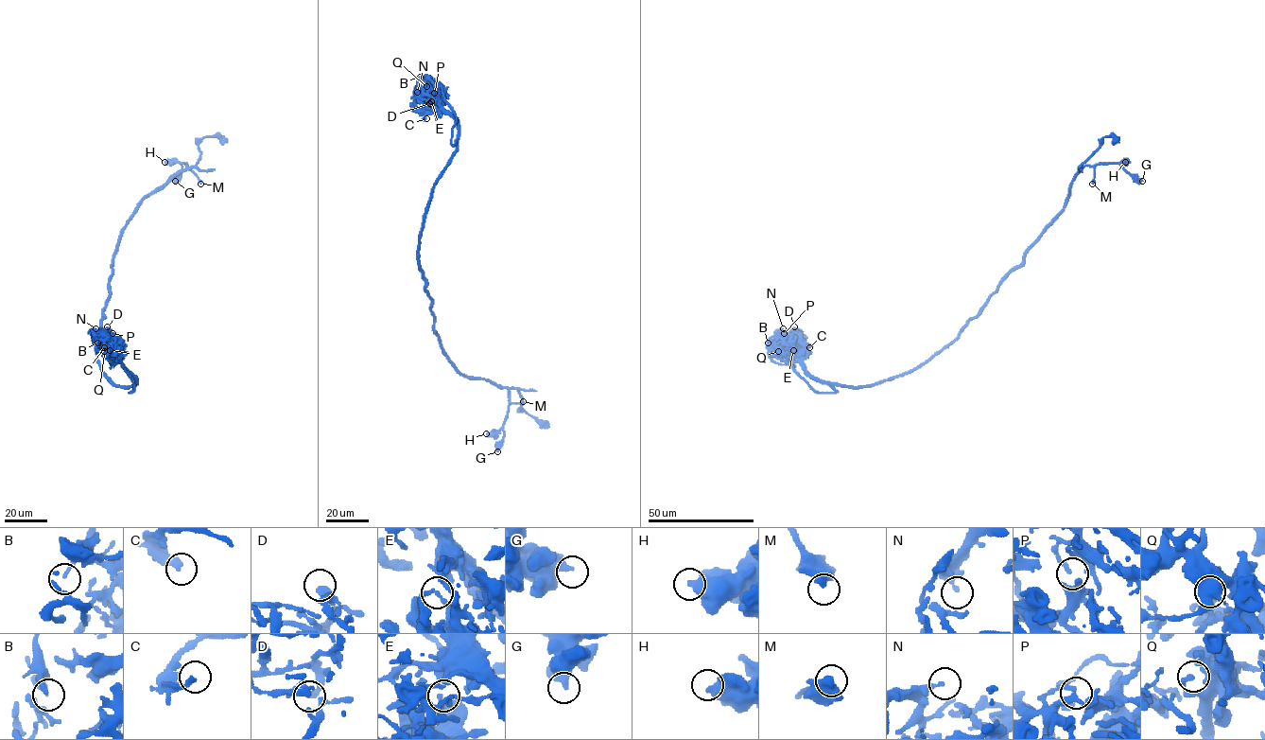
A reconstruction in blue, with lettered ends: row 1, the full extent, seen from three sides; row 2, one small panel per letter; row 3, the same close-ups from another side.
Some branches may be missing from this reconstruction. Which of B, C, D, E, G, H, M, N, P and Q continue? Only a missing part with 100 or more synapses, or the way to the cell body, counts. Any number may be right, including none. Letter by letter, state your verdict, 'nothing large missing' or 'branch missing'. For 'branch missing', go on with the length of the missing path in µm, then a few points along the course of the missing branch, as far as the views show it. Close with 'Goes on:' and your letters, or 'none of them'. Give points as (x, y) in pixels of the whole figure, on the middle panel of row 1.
B: nothing large missing
C: nothing large missing
D: nothing large missing
E: nothing large missing
G: nothing large missing
H: nothing large missing
M: nothing large missing
N: nothing large missing
P: nothing large missing
Q: nothing large missing
Goes on: none of them

